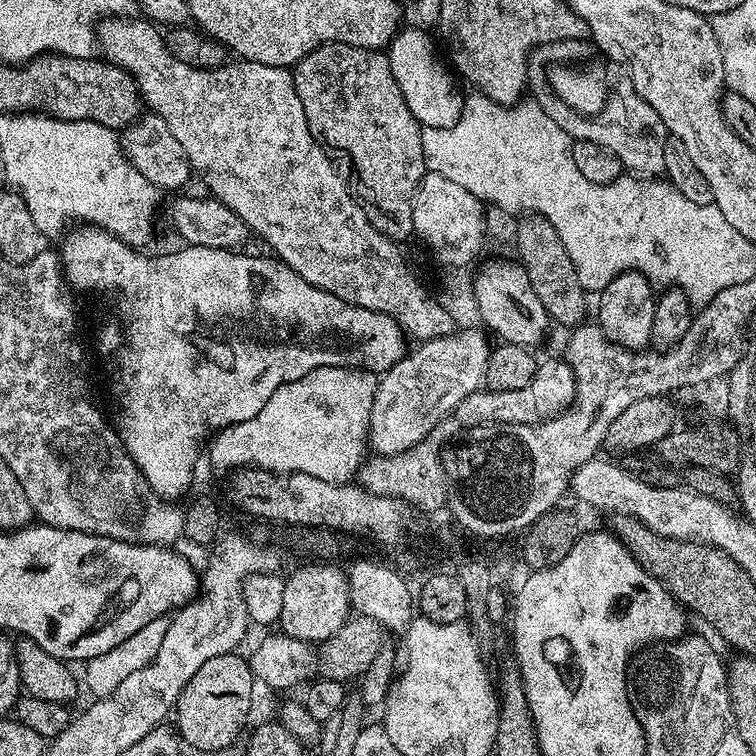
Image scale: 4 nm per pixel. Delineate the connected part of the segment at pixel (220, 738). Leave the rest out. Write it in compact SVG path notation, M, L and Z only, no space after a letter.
M236 652L218 654L218 658L205 662L186 682L174 709L174 724L181 741L200 752L220 752L230 747L252 712L252 684L252 665Z

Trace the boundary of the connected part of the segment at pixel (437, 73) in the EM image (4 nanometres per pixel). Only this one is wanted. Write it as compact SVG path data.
M401 27L393 36L391 44L386 49L390 70L404 91L406 106L410 106L410 114L414 114L418 123L424 128L445 128L460 116L466 96L465 93L460 93L460 88L456 85L457 77L453 69L445 63L442 56L440 61L440 56L436 53L437 41L432 41L424 33L427 31L423 27L415 27Z

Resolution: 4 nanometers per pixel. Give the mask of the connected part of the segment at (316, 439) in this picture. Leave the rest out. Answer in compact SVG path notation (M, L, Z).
M315 368L310 370L310 374L306 374L302 378L298 378L294 382L286 382L282 386L278 386L278 390L274 390L274 394L270 394L270 398L266 402L266 406L262 406L262 410L258 410L258 414L254 418L250 418L246 422L238 422L229 428L223 428L212 437L206 448L206 456L212 459L212 464L216 468L228 468L227 470L235 470L245 466L254 468L266 468L269 470L279 470L281 473L301 472L302 474L310 474L314 478L322 478L322 482L348 482L359 473L361 464L366 459L366 445L368 444L368 423L370 422L370 410L374 402L374 394L376 393L377 377L373 373L362 368Z

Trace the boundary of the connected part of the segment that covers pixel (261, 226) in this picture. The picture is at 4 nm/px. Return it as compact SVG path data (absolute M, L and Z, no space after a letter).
M139 18L140 20L104 20L101 19L95 25L96 36L98 39L98 48L101 53L111 63L116 64L119 68L124 68L136 80L136 85L140 91L143 103L148 104L155 115L162 118L162 122L166 122L166 127L170 130L170 134L174 134L174 138L178 138L178 146L182 146L182 150L188 159L188 167L193 173L196 172L204 179L204 184L209 188L211 195L215 199L224 202L229 198L228 187L236 188L232 192L232 200L230 199L230 207L237 217L240 216L273 248L271 251L286 266L290 266L290 270L294 270L302 278L306 278L306 282L310 282L310 286L318 286L318 290L326 290L326 294L334 294L334 298L342 298L342 302L353 304L354 306L362 306L366 310L374 310L386 314L390 318L394 318L404 329L409 337L413 336L413 341L423 342L426 340L434 340L439 336L451 336L454 331L454 325L450 318L450 314L441 304L439 299L428 300L428 292L422 285L416 281L414 273L408 269L408 264L404 261L404 256L400 253L401 245L393 240L391 236L385 236L383 232L370 222L367 211L362 207L361 201L355 198L336 170L333 162L330 160L331 155L323 148L317 138L315 131L306 122L305 108L302 106L301 99L298 96L297 88L294 86L292 72L287 68L279 68L278 66L266 66L262 62L254 62L243 58L237 59L237 64L226 62L217 68L192 68L189 64L185 64L183 60L177 60L174 54L170 54L165 37L162 35L161 29L157 27L153 21L147 18Z

